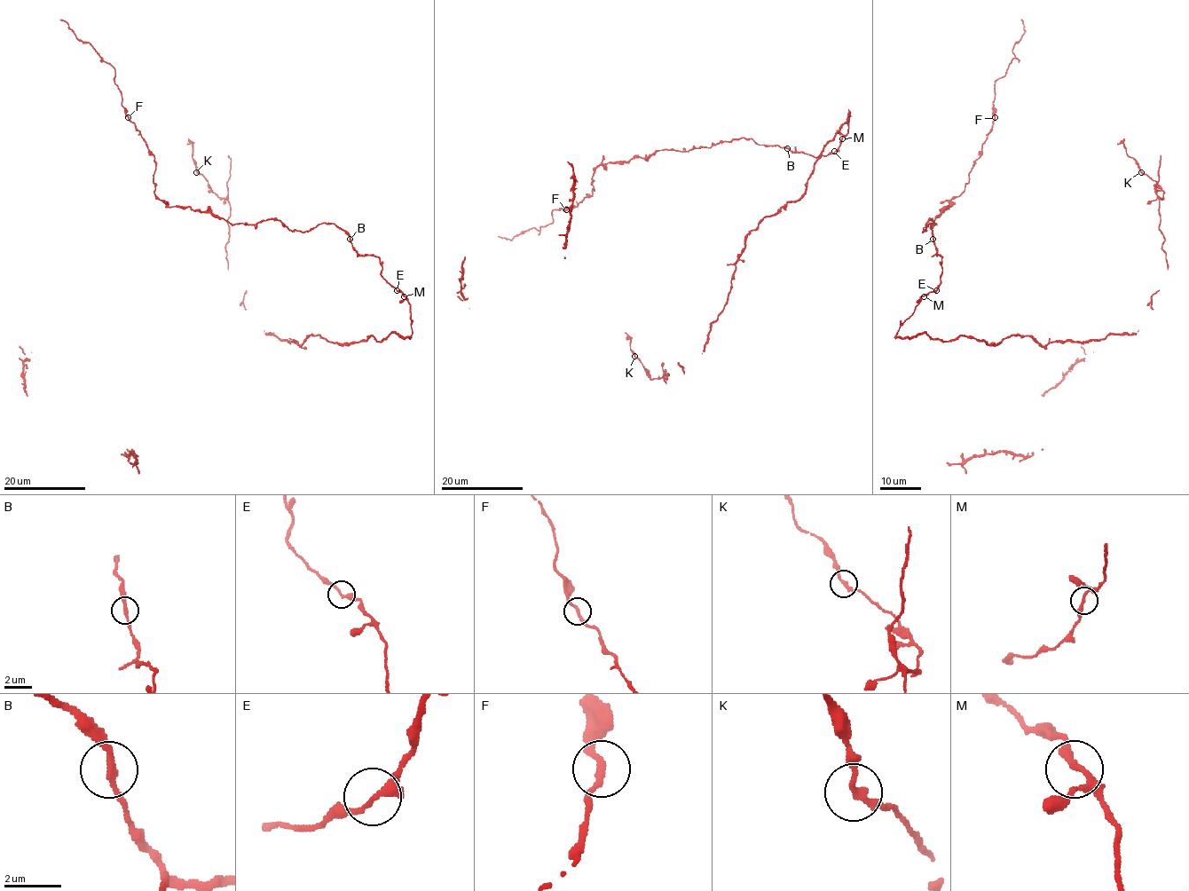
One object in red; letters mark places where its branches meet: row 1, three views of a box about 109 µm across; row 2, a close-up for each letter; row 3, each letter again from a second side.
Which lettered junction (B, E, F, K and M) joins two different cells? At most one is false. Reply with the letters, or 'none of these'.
none of these

